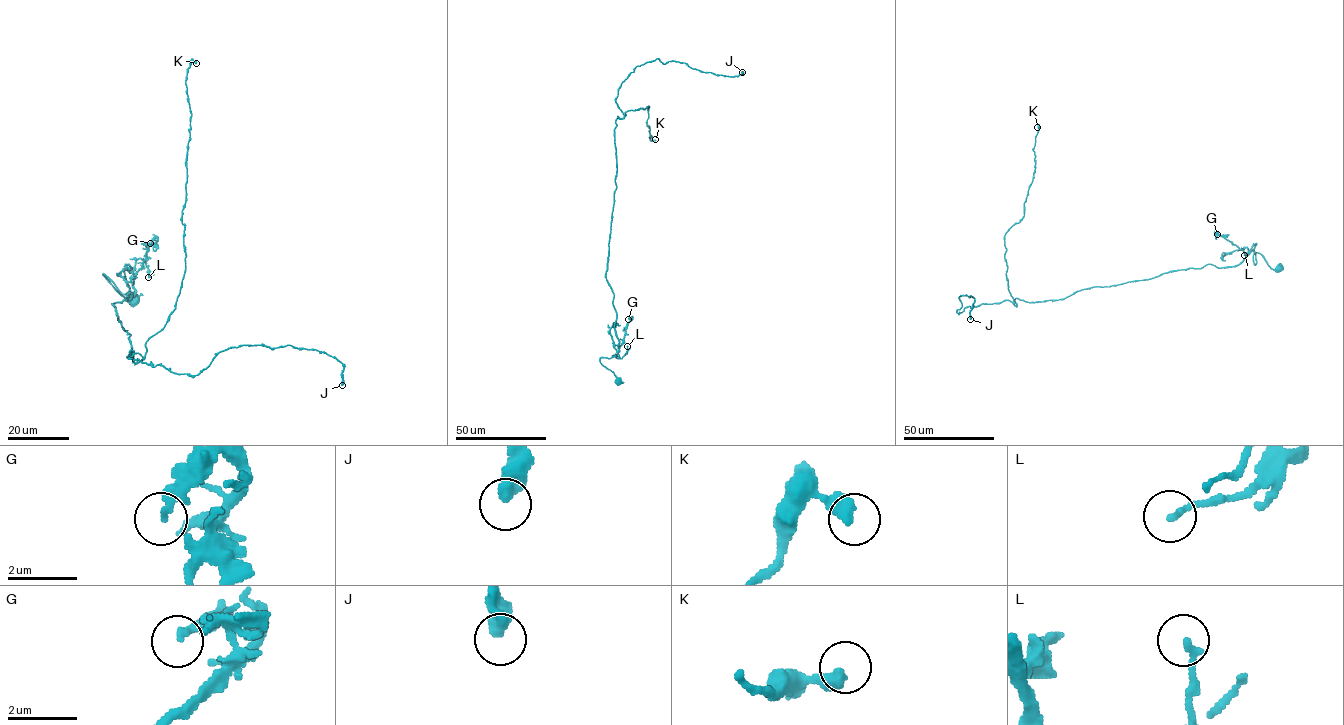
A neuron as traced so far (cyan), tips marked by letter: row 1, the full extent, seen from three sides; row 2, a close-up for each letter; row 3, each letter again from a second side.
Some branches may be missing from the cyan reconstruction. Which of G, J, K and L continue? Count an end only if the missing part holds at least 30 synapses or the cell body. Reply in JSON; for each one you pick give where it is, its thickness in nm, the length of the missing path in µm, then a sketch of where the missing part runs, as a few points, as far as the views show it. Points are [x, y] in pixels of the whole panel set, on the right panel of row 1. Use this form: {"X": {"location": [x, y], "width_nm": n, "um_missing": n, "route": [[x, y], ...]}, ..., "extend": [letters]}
{"extend": []}

